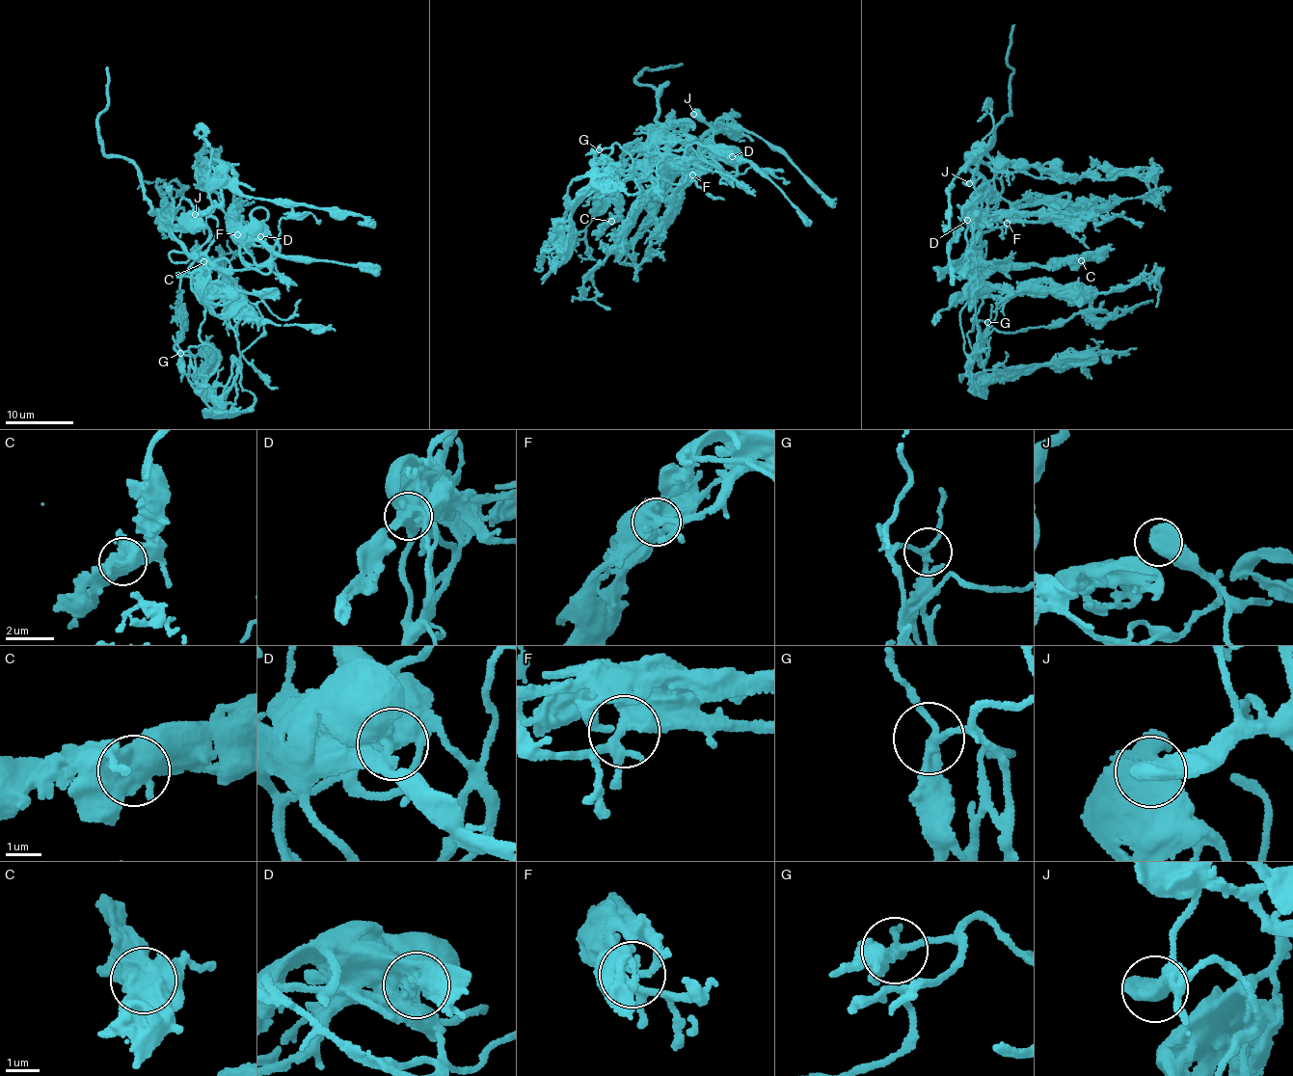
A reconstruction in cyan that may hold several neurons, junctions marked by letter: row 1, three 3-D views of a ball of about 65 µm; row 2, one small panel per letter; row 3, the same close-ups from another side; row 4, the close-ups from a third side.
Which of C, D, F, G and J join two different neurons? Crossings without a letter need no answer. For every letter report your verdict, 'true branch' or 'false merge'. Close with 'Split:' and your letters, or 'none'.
C: true branch
D: true branch
F: true branch
G: true branch
J: true branch
Split: none

